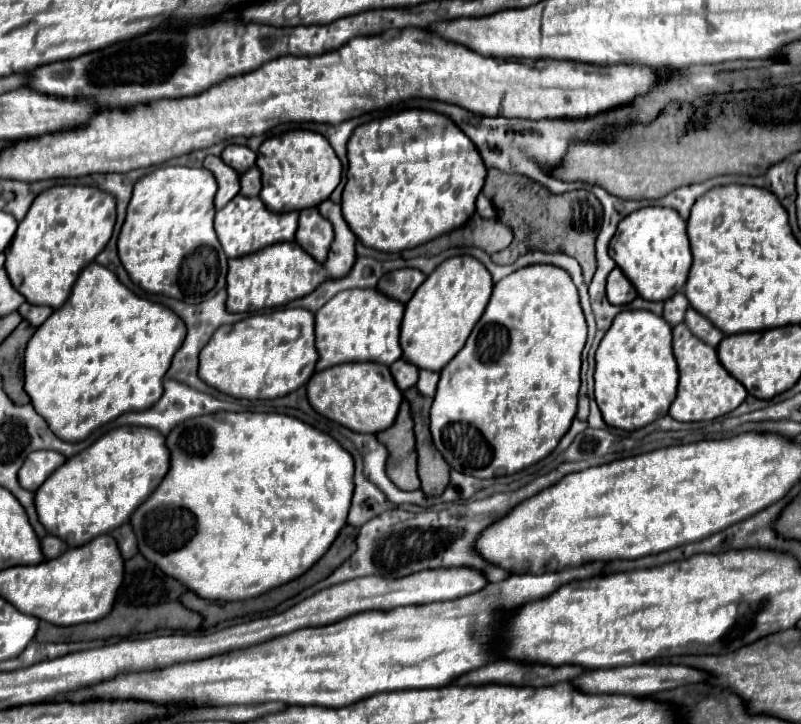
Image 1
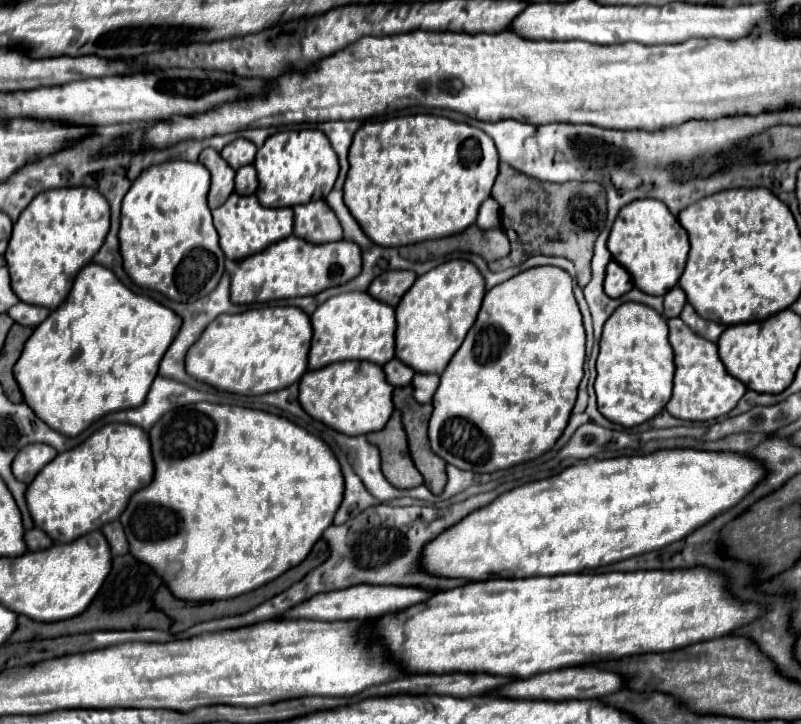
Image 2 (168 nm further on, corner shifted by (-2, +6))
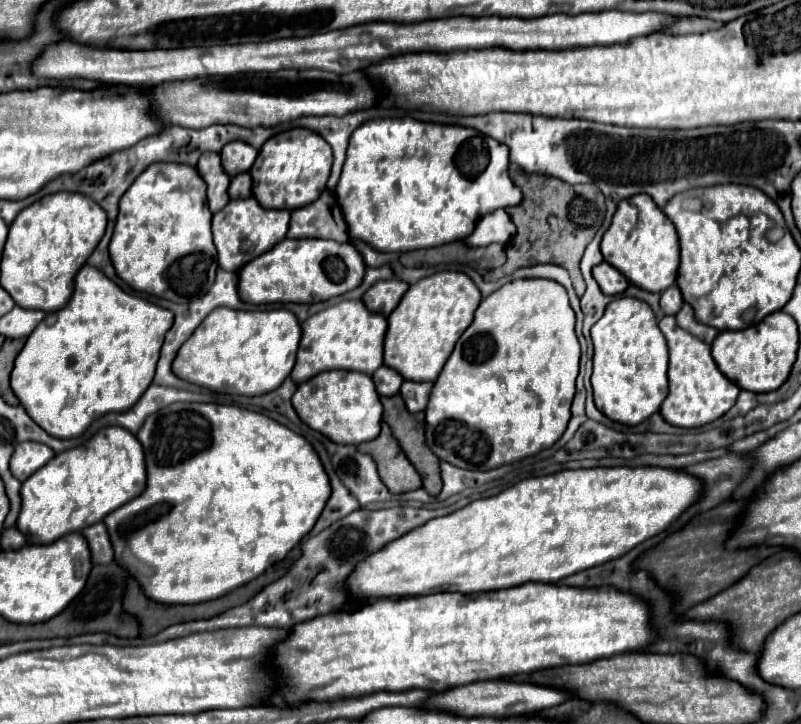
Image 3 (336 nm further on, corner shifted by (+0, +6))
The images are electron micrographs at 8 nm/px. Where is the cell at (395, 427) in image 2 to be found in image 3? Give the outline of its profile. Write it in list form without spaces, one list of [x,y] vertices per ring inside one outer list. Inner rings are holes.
[[[385,423],[381,427],[381,433],[377,439],[357,445],[357,449],[375,459],[379,477],[393,495],[407,493],[407,491],[421,487],[421,477],[419,477],[417,469],[405,457],[397,439],[391,435],[391,429]]]

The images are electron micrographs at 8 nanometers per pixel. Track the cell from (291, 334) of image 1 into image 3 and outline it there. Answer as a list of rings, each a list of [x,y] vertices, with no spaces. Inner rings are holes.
[[[229,307],[213,309],[193,331],[189,343],[181,345],[173,361],[173,373],[189,383],[217,393],[263,395],[277,389],[295,365],[301,339],[301,325],[287,309],[237,311]]]

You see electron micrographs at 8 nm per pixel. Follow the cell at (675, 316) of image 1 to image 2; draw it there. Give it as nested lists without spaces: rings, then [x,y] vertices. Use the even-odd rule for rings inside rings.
[[[673,287],[673,289],[665,295],[665,311],[663,311],[663,315],[665,315],[667,319],[679,317],[679,313],[681,313],[681,309],[683,309],[685,303],[687,303],[687,299],[685,299],[683,289],[681,289],[681,287]]]

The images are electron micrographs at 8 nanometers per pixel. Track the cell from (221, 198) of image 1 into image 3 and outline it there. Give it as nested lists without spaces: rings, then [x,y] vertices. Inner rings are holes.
[[[205,151],[205,155],[201,155],[201,159],[197,163],[197,171],[203,177],[203,181],[207,183],[207,205],[211,209],[211,213],[221,211],[229,203],[227,187],[231,183],[231,177],[225,175],[219,153]]]

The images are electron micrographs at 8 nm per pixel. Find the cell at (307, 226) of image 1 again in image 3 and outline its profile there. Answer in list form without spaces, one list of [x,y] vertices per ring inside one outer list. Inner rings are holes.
[[[327,189],[319,195],[317,201],[293,209],[287,237],[291,239],[319,237],[319,239],[333,239],[339,243],[349,241],[347,223],[341,215],[333,191]]]

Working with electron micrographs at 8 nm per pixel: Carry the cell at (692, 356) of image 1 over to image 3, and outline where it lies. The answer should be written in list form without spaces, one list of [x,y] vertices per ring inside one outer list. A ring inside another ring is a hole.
[[[663,317],[659,321],[669,345],[669,395],[661,405],[661,415],[675,427],[703,427],[723,413],[727,413],[739,395],[739,387],[725,379],[711,357],[711,347],[689,335],[685,329],[675,325],[675,317]]]

